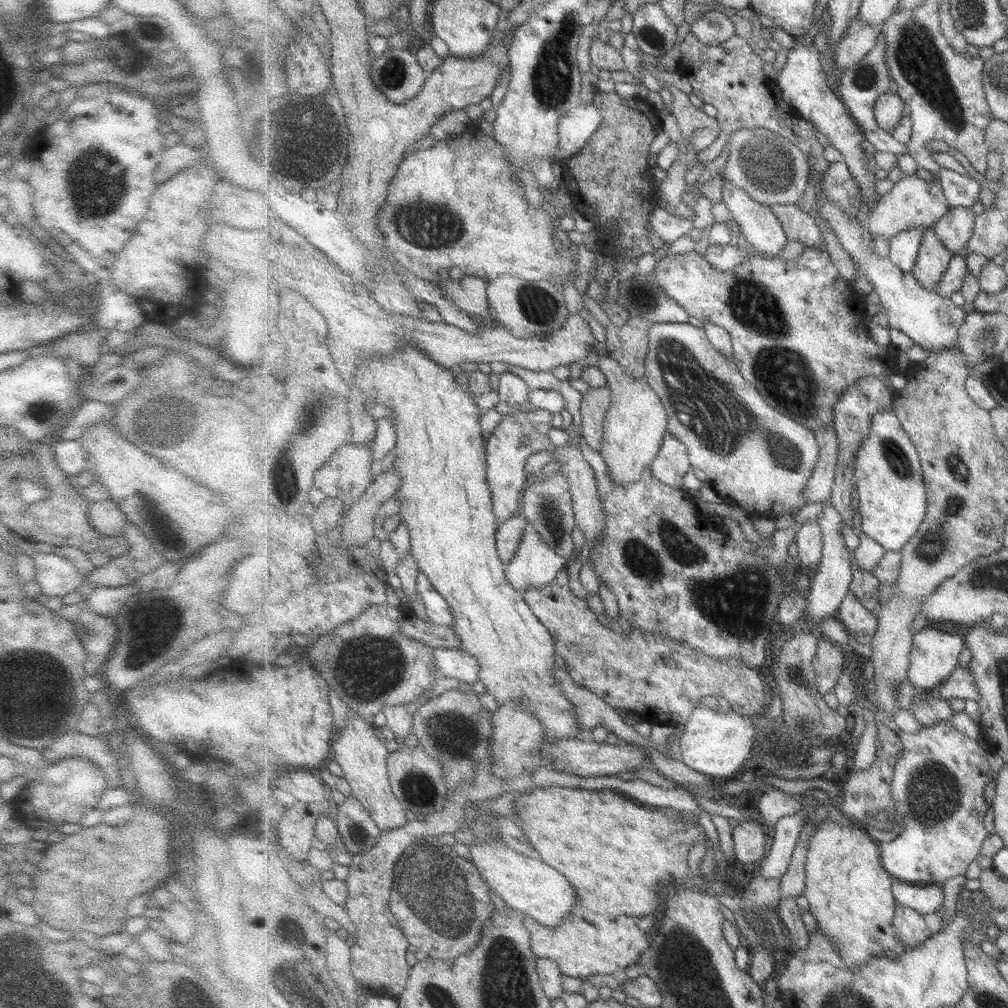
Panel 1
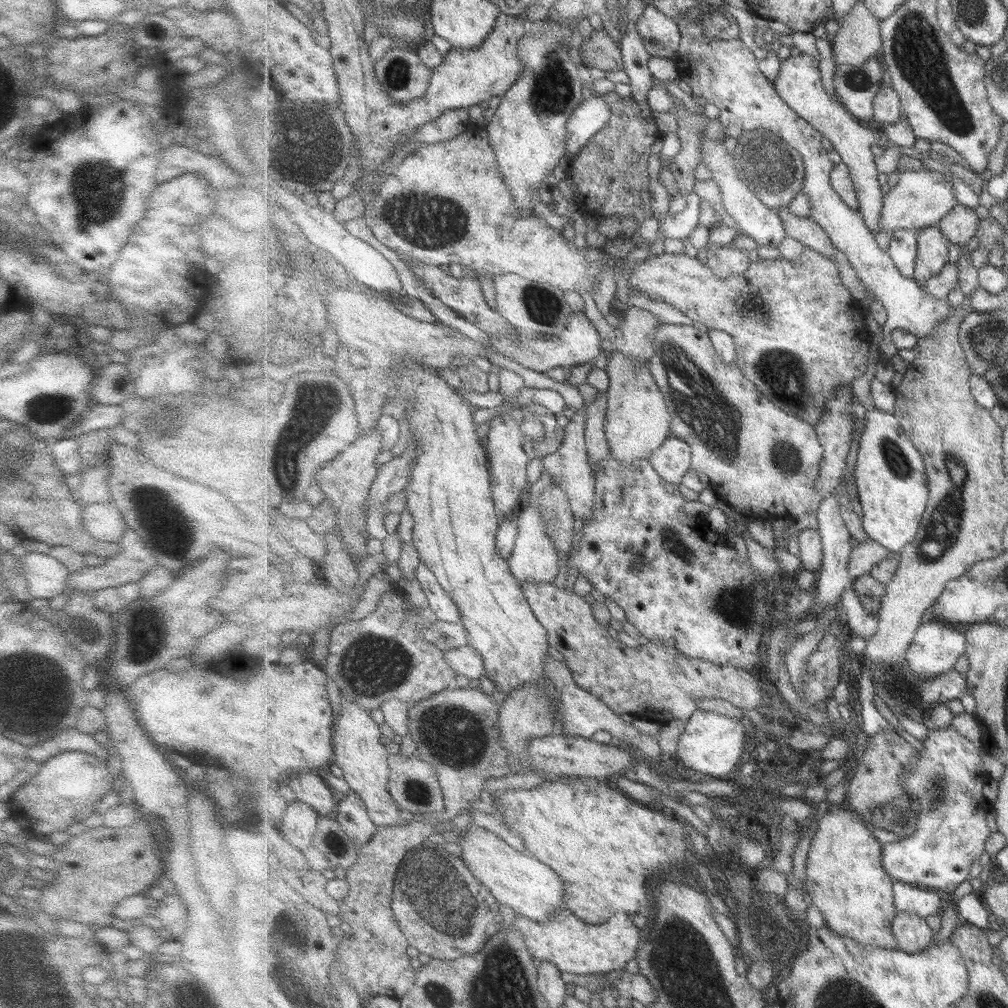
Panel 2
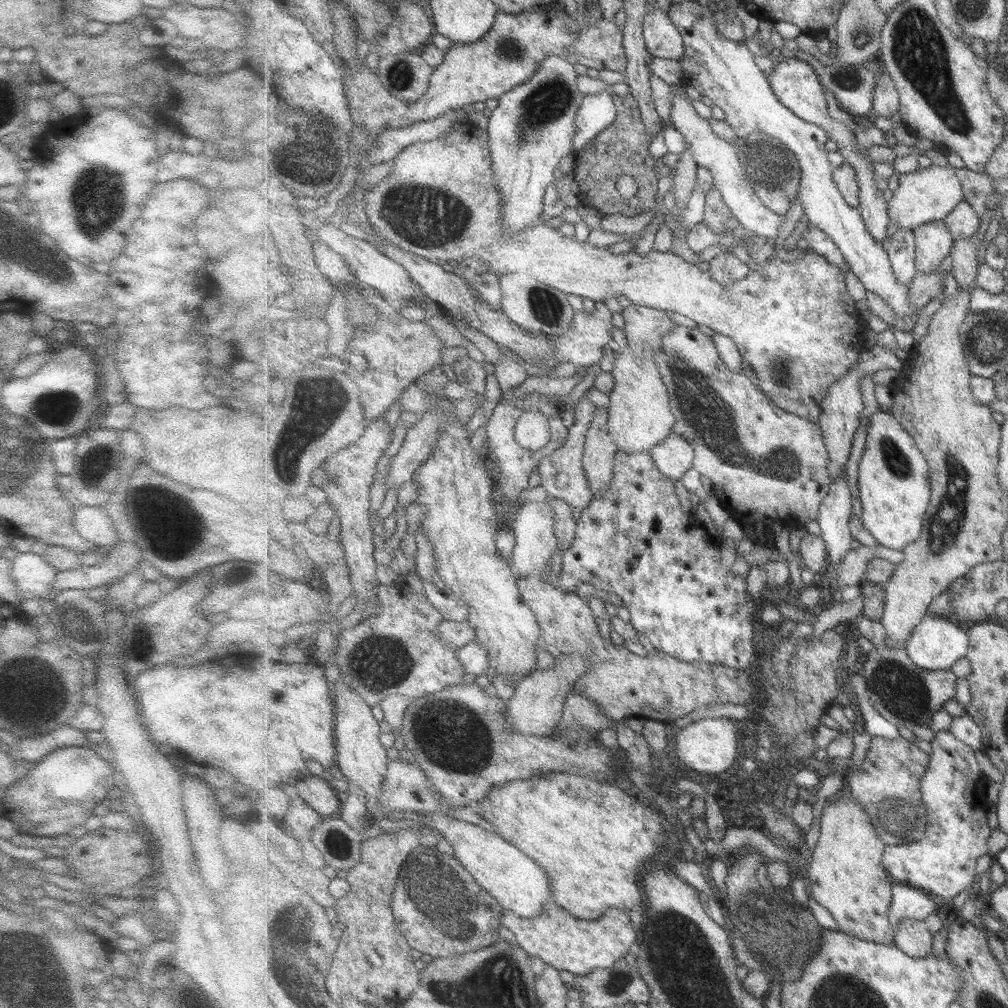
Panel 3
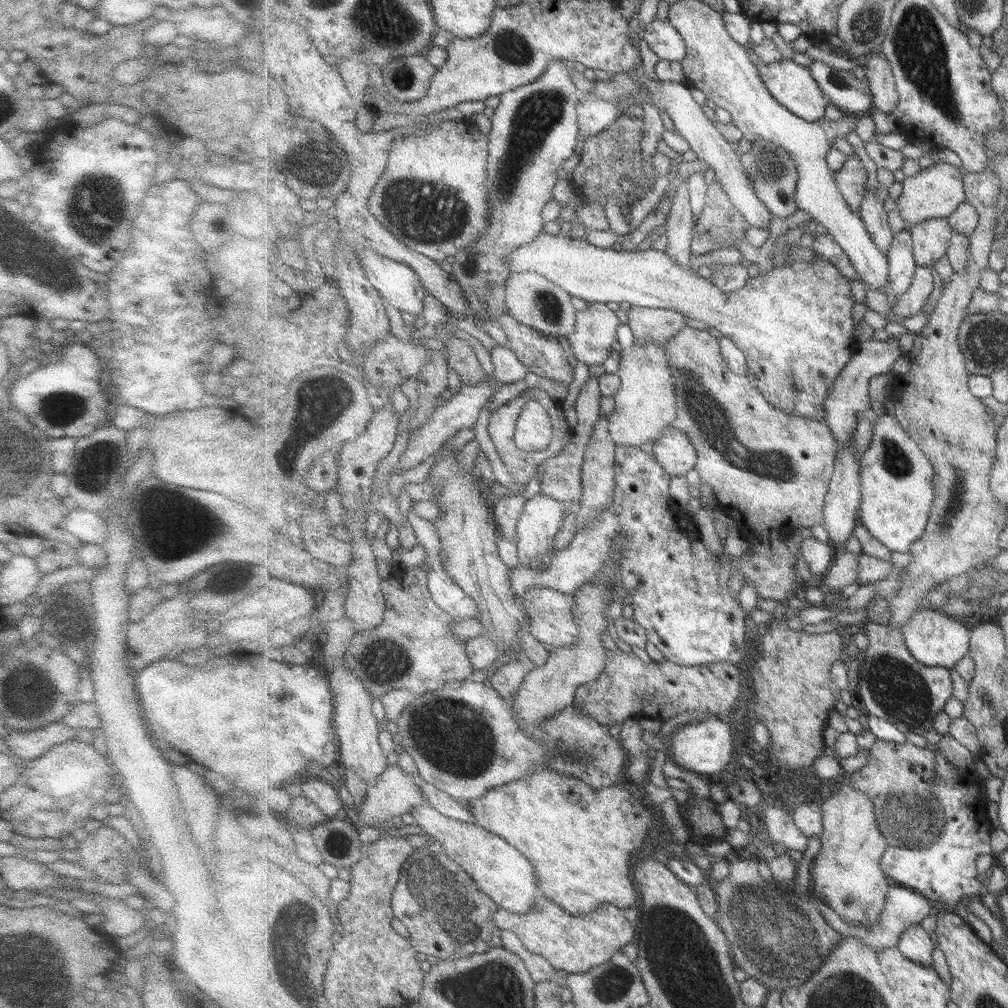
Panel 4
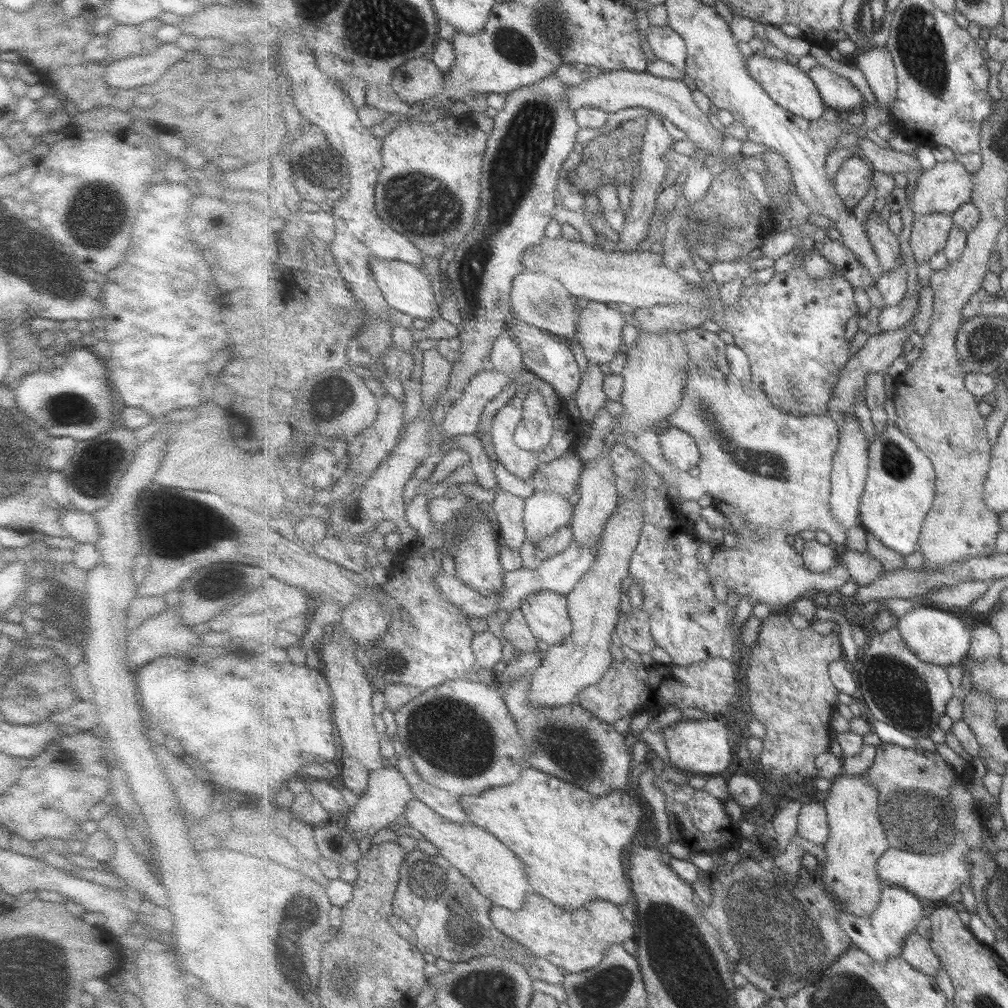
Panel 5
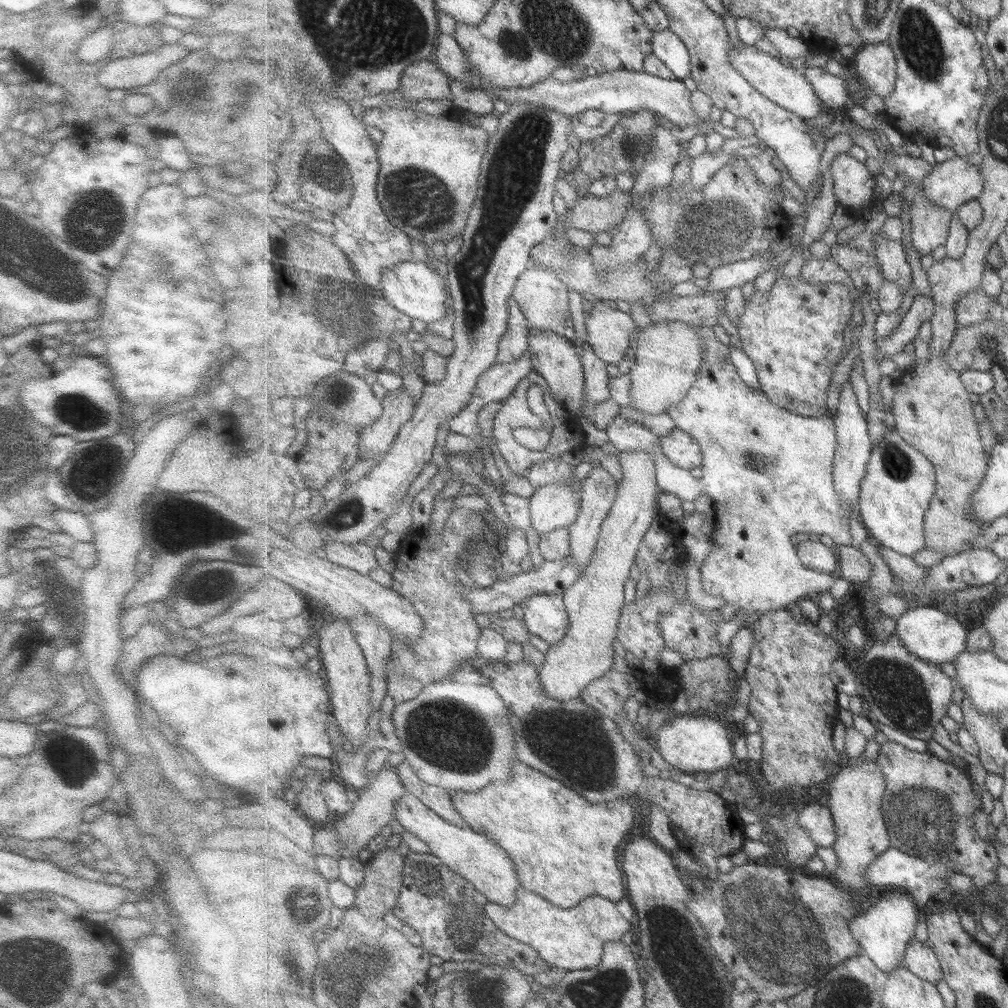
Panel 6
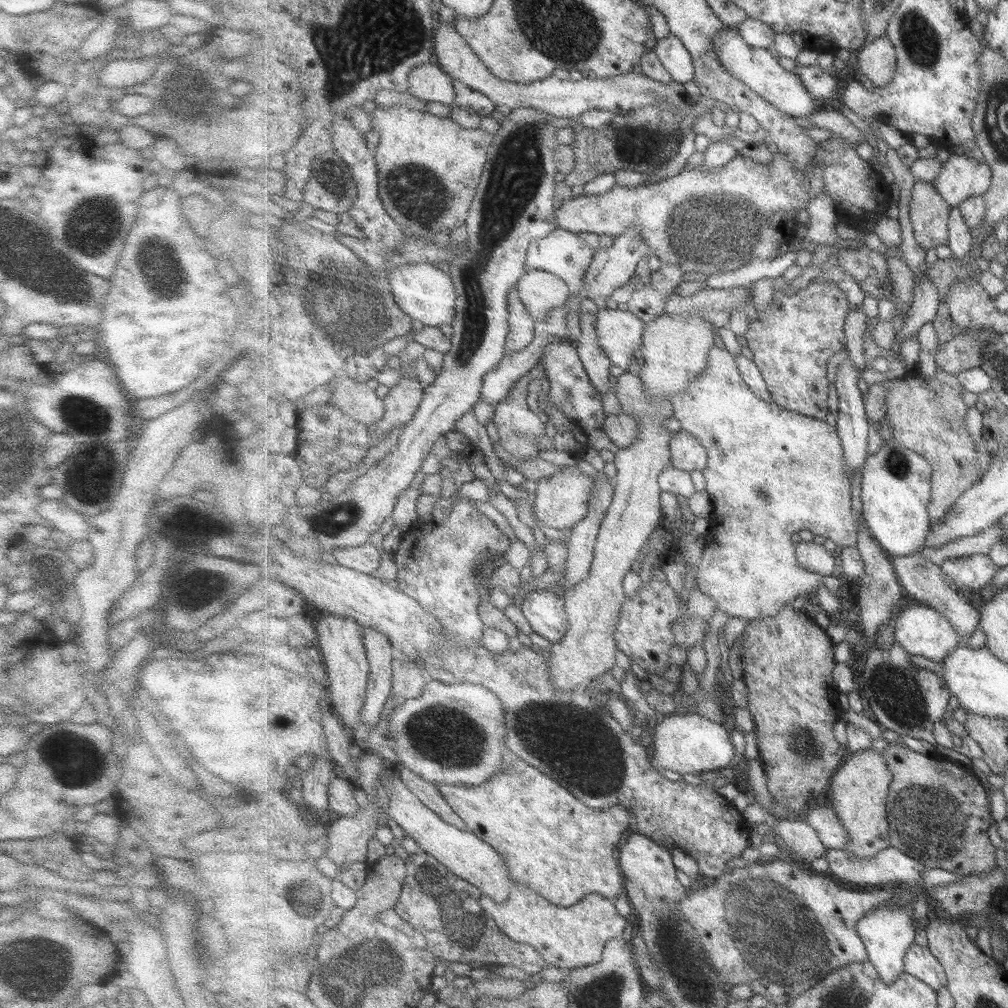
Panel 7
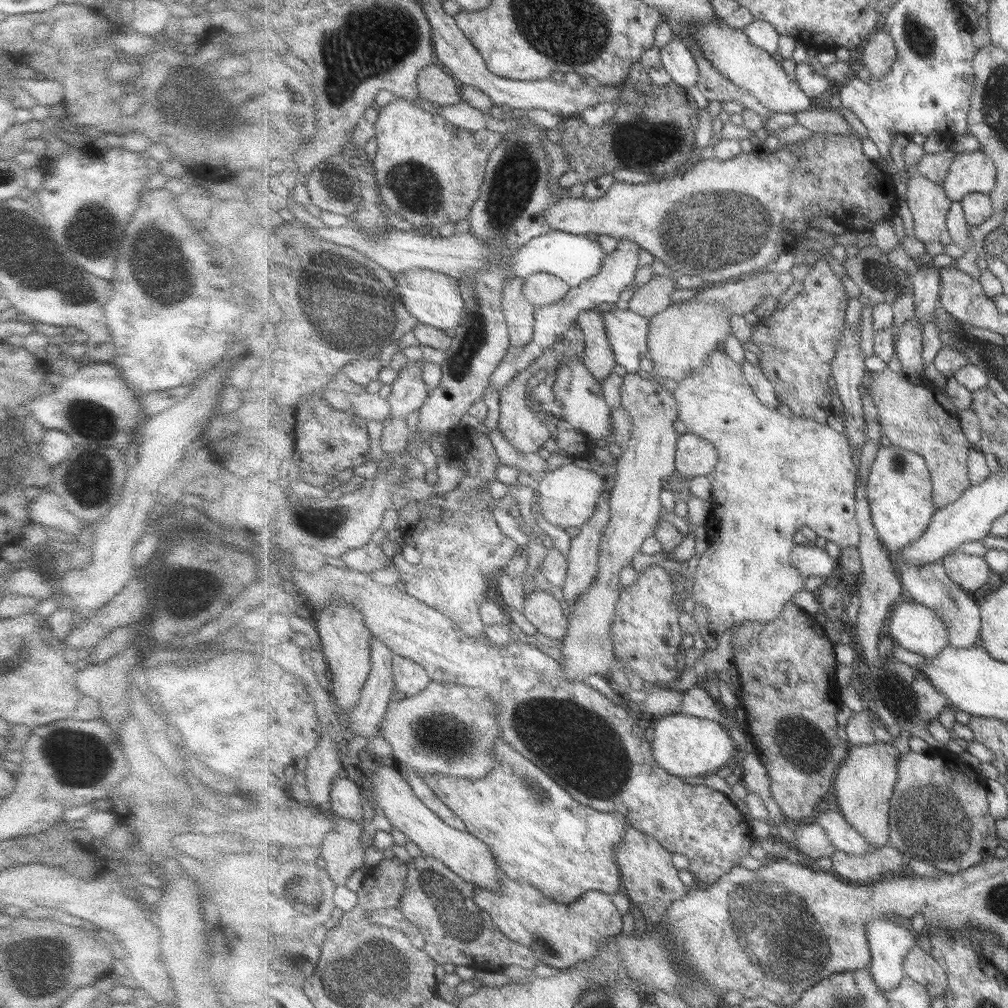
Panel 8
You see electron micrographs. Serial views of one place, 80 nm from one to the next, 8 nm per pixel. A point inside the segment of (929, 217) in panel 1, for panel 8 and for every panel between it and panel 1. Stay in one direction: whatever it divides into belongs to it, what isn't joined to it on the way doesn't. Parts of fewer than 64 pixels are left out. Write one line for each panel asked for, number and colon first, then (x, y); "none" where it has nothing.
2: (922, 198)
3: (927, 195)
4: (937, 191)
5: (942, 189)
6: (953, 183)
7: (963, 177)
8: (971, 172)

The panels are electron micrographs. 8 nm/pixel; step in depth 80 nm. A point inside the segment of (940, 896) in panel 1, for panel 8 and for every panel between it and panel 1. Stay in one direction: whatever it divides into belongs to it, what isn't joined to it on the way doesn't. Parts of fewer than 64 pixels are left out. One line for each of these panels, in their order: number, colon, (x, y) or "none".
2: (914, 900)
3: (909, 902)
4: (904, 908)
5: (882, 935)
6: (885, 930)
7: (889, 932)
8: (891, 940)

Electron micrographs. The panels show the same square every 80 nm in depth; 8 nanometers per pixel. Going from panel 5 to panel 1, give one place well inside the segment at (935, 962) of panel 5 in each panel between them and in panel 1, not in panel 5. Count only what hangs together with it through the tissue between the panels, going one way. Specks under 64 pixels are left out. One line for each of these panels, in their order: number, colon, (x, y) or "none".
1: (910, 924)
2: (915, 935)
3: (912, 936)
4: (916, 944)

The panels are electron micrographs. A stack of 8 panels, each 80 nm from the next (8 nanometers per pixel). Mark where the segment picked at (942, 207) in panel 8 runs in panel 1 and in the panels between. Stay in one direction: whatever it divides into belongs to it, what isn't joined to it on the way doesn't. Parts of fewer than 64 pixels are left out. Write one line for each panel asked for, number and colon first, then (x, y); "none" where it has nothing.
1: (934, 259)
2: (933, 247)
3: (934, 242)
4: (931, 239)
5: (930, 232)
6: (931, 224)
7: (930, 214)

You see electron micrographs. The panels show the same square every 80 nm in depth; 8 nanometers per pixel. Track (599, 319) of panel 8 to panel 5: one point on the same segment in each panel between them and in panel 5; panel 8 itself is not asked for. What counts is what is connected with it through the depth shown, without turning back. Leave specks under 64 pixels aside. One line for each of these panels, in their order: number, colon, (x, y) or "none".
5: (590, 399)
6: (597, 382)
7: (597, 364)

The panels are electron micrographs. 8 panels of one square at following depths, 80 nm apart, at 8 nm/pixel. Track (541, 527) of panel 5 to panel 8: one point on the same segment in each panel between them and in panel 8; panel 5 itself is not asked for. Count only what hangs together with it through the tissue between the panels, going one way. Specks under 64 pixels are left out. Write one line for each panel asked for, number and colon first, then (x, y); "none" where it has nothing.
6: (555, 506)
7: (562, 501)
8: (569, 495)

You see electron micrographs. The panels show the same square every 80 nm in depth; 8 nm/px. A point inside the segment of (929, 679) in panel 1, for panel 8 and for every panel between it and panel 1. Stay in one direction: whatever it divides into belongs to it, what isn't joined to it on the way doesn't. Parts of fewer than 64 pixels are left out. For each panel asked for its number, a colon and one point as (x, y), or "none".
2: (937, 646)
3: (938, 643)
4: (934, 638)
5: (938, 637)
6: (933, 636)
7: (923, 631)
8: (916, 628)

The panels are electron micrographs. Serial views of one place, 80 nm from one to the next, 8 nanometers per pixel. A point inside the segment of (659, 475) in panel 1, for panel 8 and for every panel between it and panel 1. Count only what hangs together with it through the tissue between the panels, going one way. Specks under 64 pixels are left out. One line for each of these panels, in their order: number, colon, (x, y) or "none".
2: (672, 460)
3: (675, 456)
4: (674, 450)
5: (681, 449)
6: (682, 449)
7: (688, 454)
8: (696, 456)

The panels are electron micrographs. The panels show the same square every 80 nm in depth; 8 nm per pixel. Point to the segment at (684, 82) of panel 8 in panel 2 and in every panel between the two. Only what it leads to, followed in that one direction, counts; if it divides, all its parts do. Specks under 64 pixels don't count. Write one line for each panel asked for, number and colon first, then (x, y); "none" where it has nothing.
2: (662, 35)
3: (664, 40)
4: (667, 42)
5: (667, 44)
6: (668, 46)
7: (675, 56)

